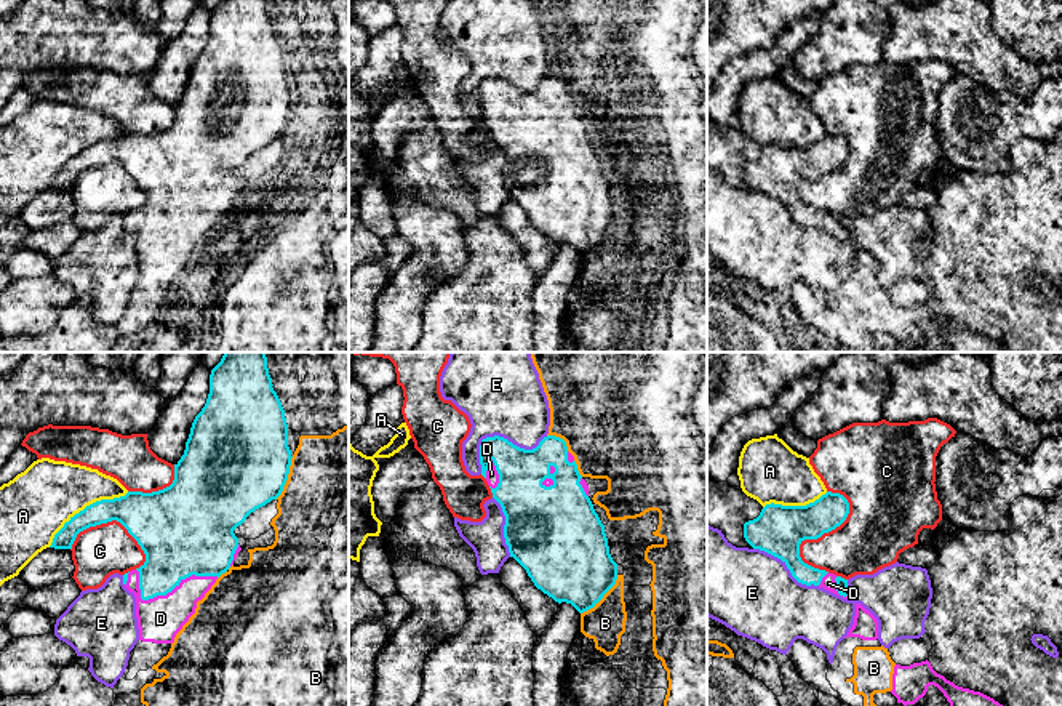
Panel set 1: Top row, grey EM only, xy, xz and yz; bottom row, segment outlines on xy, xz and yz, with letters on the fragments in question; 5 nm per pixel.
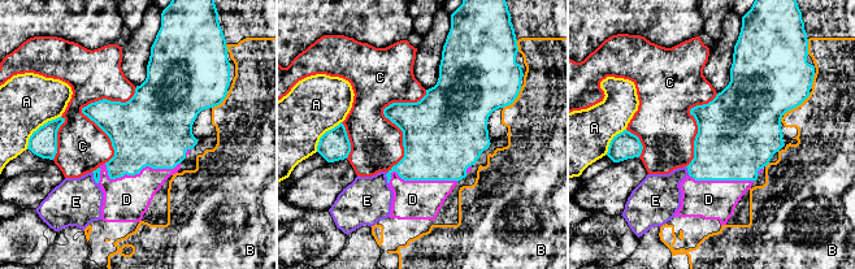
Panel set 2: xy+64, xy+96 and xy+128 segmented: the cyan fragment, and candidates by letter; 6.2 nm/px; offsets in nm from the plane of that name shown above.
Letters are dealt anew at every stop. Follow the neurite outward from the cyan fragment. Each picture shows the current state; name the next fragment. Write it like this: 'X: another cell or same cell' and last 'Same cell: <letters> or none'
A: another cell
B: another cell
C: another cell
D: same cell
E: another cell
Same cell: D

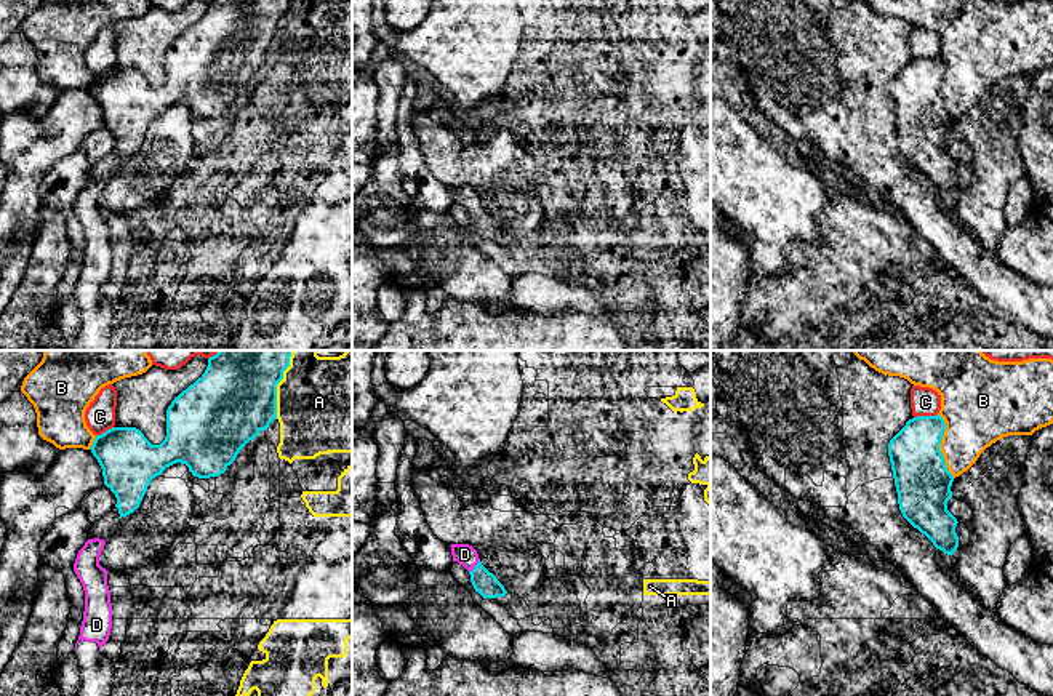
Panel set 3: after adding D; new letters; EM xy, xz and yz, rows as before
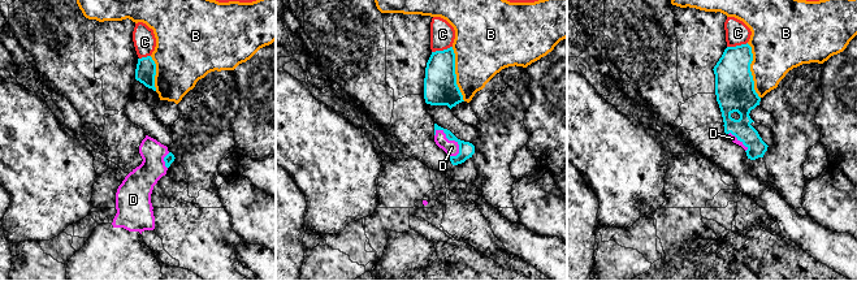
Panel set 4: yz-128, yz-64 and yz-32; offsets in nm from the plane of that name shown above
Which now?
A: another cell
B: another cell
C: another cell
D: same cell
Same cell: D

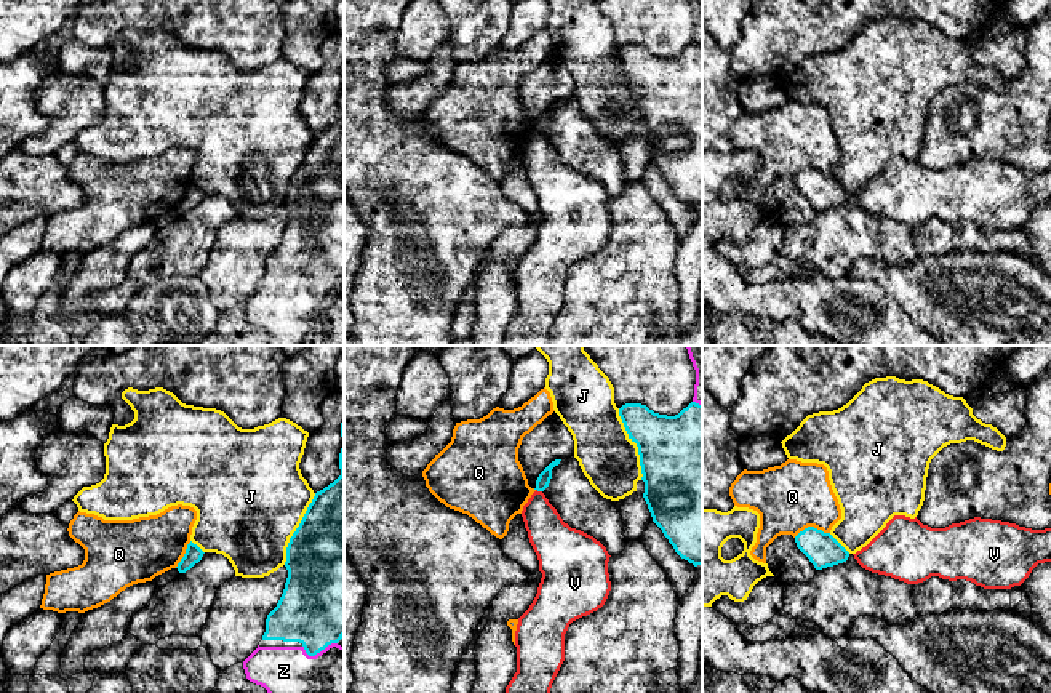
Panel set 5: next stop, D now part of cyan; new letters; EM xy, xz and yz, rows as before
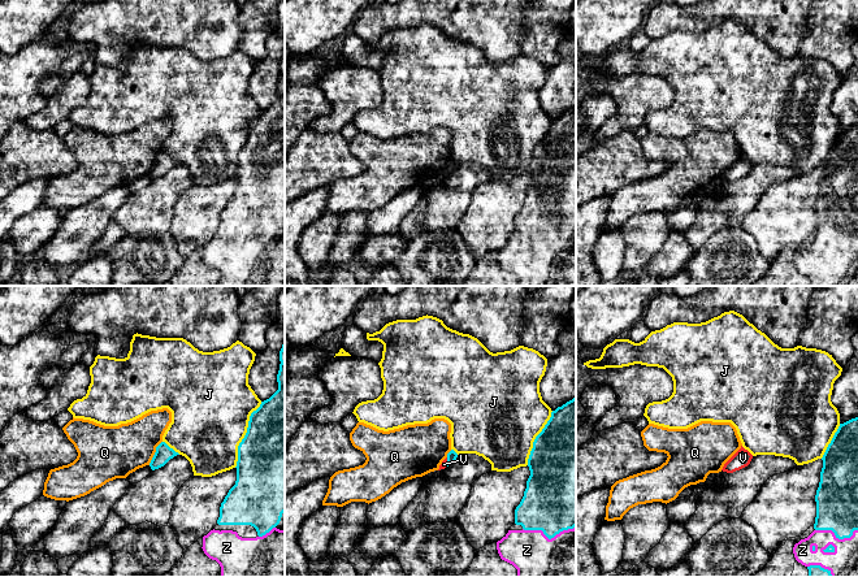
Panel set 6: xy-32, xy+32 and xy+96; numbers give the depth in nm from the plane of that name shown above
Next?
J: another cell
Q: another cell
V: another cell
Z: another cell
Same cell: none

